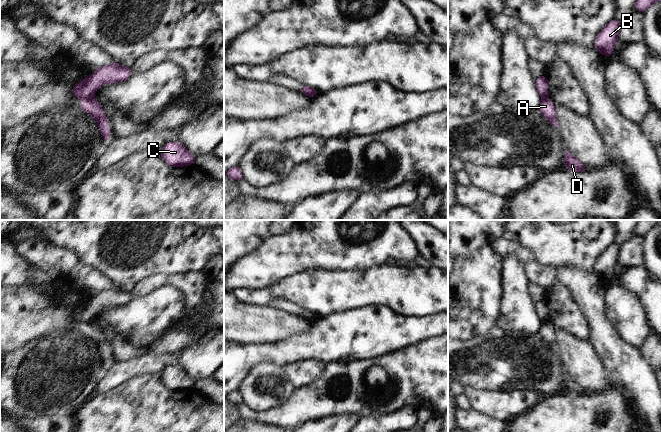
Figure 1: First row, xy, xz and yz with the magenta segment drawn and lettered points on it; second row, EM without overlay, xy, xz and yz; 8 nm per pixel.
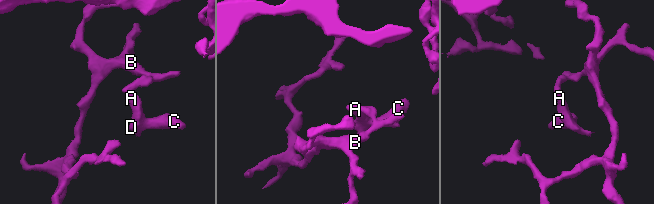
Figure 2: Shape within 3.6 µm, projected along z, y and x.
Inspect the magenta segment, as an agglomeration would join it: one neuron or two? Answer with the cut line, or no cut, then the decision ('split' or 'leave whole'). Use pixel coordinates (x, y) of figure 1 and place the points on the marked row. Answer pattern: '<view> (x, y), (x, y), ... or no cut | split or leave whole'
xy (92, 95), (81, 98) | split

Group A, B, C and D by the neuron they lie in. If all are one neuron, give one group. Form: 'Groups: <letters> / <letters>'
Groups: A C D / B

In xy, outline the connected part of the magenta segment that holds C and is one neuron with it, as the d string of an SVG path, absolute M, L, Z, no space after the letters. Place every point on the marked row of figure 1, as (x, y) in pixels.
M169 142L161 151L163 160L172 167L189 166L195 161L192 155L180 142Z

